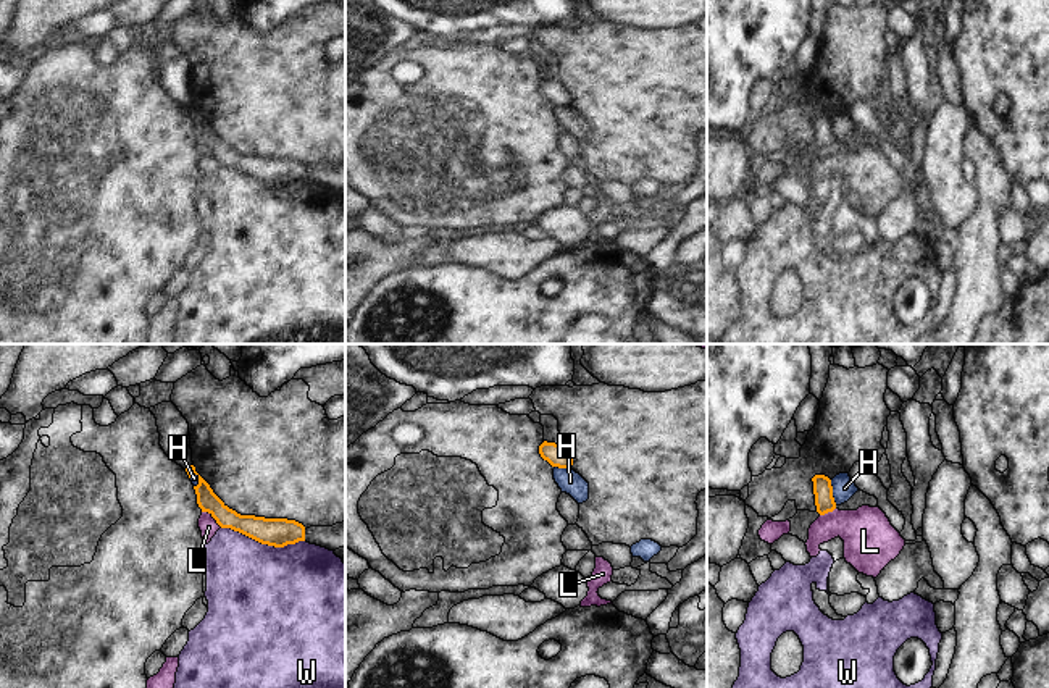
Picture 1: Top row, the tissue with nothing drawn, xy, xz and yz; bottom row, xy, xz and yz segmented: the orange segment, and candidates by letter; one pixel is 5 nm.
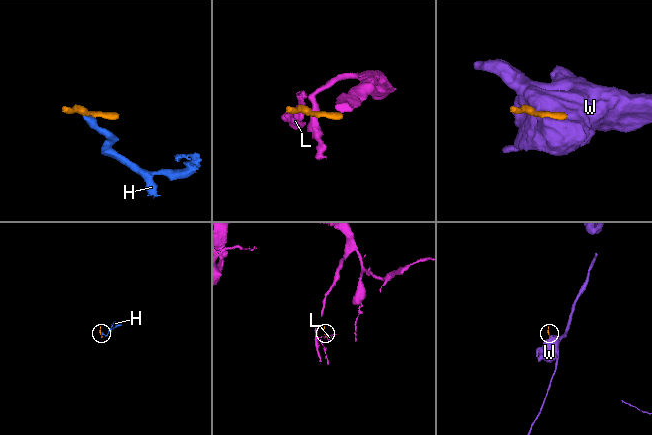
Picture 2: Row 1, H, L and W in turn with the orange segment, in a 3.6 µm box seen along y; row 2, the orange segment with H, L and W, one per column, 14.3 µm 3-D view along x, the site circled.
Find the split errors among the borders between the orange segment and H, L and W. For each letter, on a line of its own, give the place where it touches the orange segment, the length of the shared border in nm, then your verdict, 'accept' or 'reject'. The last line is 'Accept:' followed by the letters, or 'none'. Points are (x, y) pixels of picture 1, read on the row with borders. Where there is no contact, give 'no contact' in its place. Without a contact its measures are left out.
H: yz (831, 493) | 130 nm | reject
L: xy (212, 516) | 130 nm | reject
W: xy (263, 543) | 420 nm | reject
Accept: none

